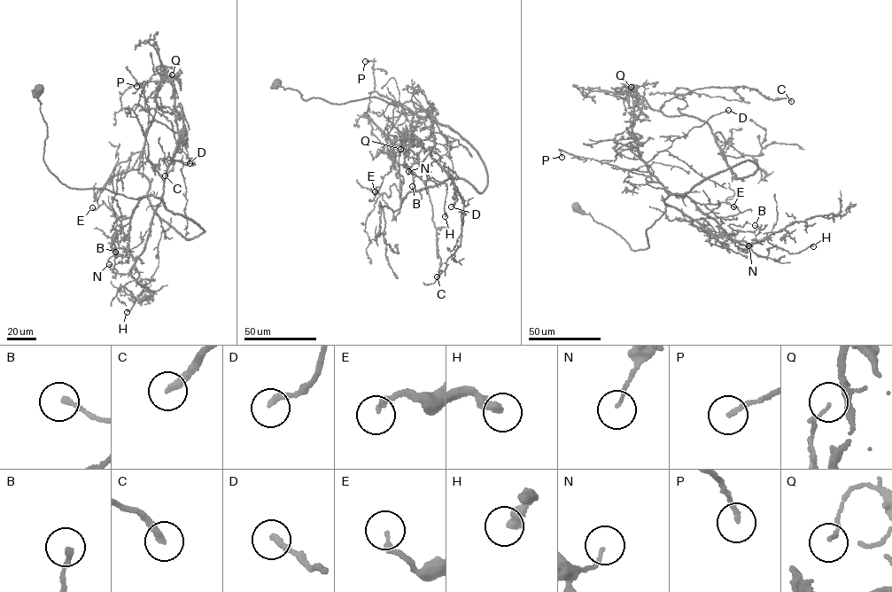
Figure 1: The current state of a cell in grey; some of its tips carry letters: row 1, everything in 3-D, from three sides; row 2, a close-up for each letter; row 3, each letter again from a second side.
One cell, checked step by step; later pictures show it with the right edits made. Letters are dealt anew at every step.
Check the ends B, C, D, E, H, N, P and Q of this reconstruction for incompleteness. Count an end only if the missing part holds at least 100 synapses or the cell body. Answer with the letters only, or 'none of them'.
none of them

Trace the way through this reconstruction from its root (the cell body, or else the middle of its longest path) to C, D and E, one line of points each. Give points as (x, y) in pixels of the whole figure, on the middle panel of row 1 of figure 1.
C: (276, 83), (304, 100), (372, 97), (431, 113), (391, 151), (428, 189), (437, 276)
D: (276, 83), (304, 100), (344, 104), (372, 97), (412, 112), (428, 111), (453, 164), (451, 206)
E: (276, 83), (298, 90), (304, 100), (344, 104), (372, 97), (413, 113), (391, 170), (375, 191)

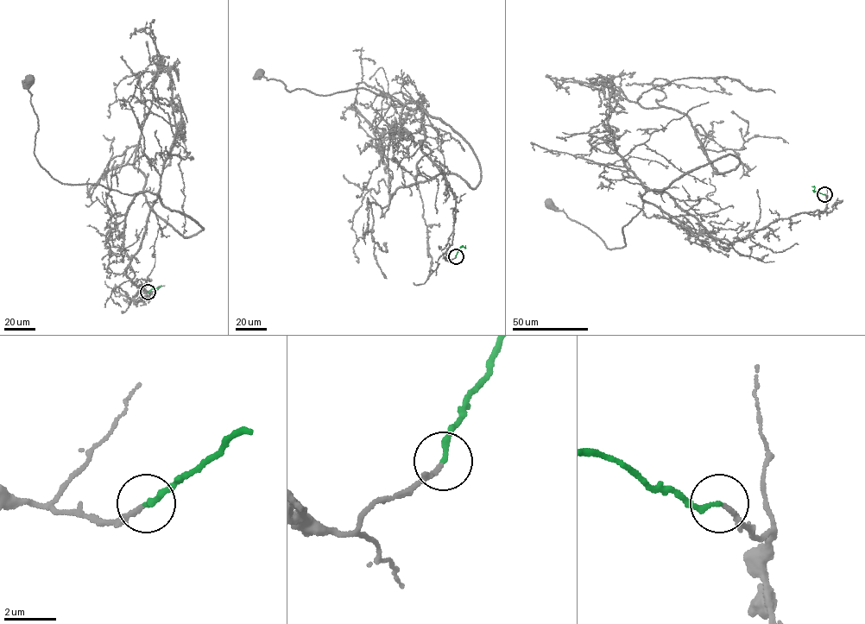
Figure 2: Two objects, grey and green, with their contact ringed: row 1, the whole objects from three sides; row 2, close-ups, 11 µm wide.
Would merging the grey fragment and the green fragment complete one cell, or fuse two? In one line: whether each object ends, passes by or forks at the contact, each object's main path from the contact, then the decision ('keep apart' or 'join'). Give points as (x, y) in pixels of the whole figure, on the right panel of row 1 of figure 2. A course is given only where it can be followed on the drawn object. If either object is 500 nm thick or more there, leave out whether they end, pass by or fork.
grey ends there; green ends there; grey runs (824, 194), (823, 211), (728, 243), (648, 190), (622, 230), (625, 246), (610, 249), (548, 203); green runs (824, 194), (815, 191), (811, 186); join

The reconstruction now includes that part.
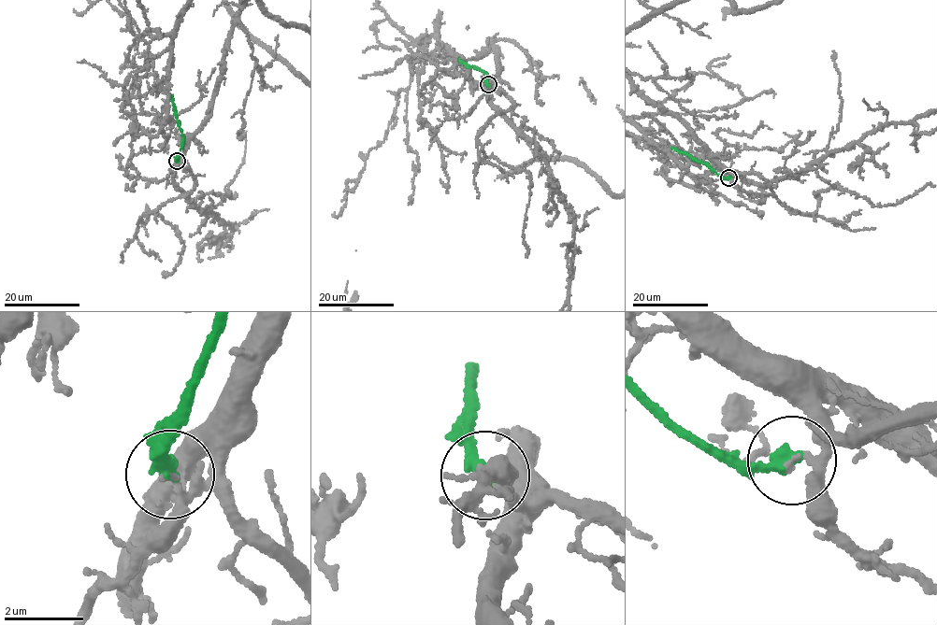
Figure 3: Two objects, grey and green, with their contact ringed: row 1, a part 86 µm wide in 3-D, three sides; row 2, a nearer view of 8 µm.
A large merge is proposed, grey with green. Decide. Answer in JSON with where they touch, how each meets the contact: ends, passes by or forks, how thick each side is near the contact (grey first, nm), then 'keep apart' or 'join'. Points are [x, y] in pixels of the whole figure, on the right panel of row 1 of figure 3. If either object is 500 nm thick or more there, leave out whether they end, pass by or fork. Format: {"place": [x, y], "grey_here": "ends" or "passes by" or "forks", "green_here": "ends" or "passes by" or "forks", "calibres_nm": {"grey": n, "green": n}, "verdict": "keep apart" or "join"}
{"place": [728, 177], "grey_here": "passes by", "green_here": "ends", "calibres_nm": {"grey": 150, "green": 340}, "verdict": "keep apart"}

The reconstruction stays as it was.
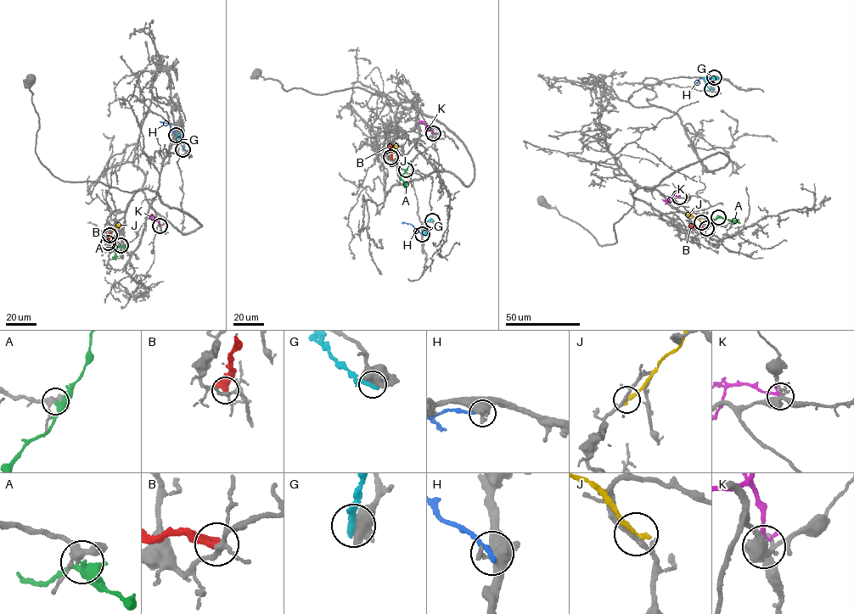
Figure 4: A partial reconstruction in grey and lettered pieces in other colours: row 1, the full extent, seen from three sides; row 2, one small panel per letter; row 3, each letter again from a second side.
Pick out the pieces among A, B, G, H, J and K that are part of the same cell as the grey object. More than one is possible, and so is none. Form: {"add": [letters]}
{"add": []}

